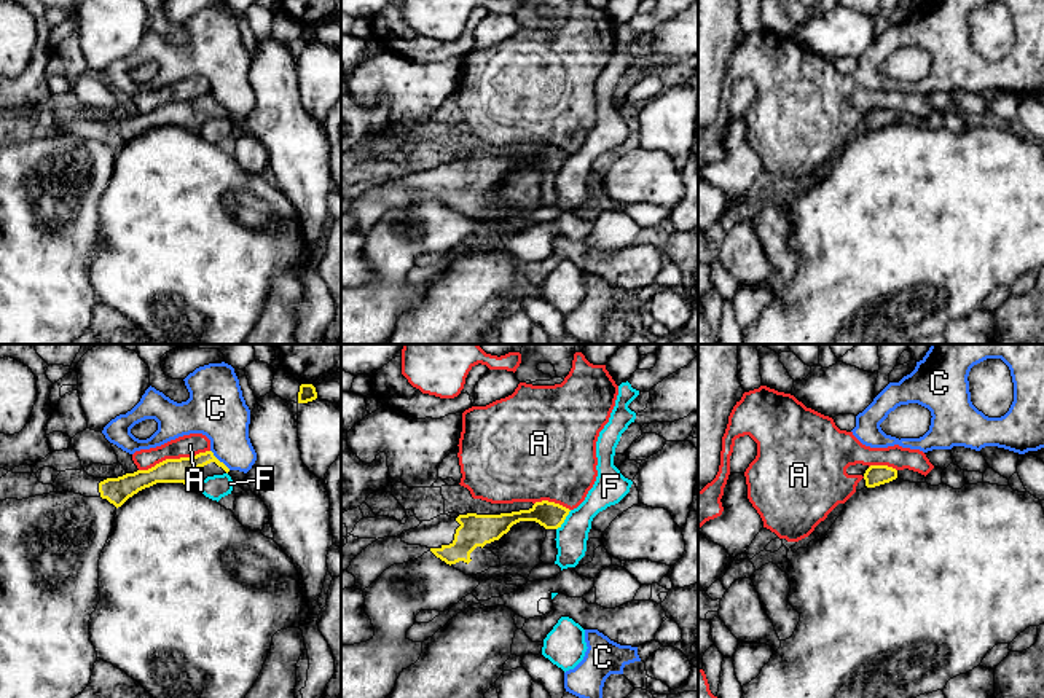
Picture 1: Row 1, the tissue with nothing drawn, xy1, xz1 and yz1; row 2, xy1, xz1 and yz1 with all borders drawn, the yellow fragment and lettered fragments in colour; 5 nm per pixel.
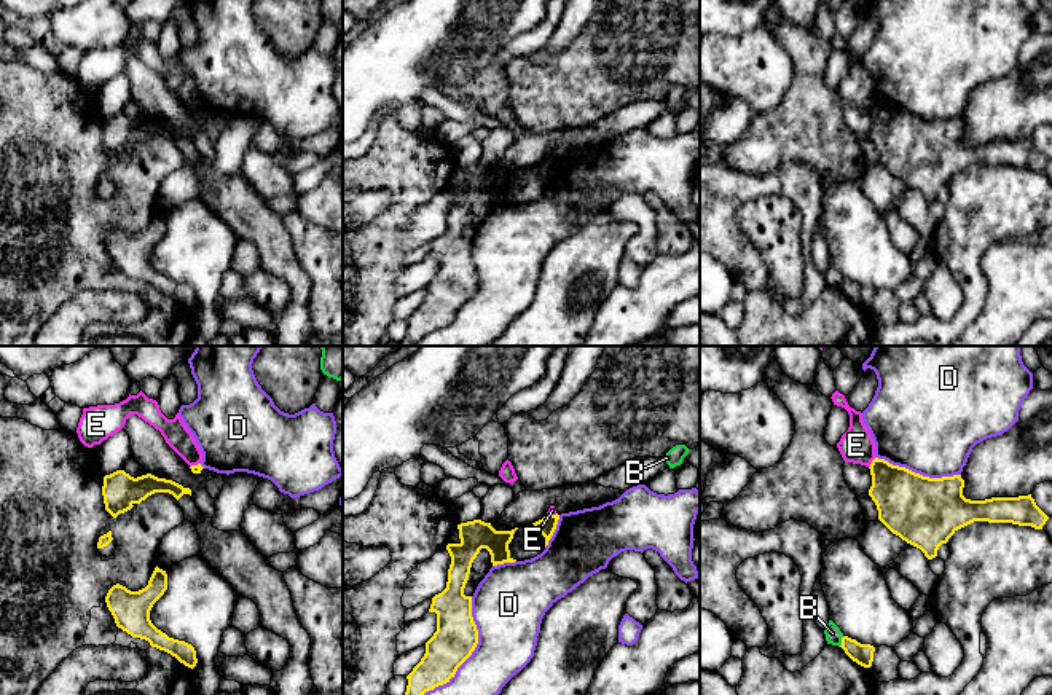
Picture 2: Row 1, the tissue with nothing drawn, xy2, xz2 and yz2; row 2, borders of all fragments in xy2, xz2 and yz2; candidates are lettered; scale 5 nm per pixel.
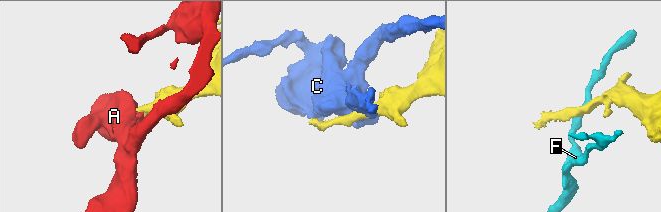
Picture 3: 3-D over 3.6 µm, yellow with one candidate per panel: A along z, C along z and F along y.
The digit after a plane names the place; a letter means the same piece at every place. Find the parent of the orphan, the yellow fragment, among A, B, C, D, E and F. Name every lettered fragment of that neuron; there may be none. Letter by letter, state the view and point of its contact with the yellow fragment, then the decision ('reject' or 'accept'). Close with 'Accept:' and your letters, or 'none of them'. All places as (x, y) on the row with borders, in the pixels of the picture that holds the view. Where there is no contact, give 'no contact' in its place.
A: meets yellow in xy1 at (174, 459); reject
B: meets yellow in yz2 at (842, 641); reject
C: meets yellow in xy1 at (219, 461); reject
D: meets yellow in xz2 at (474, 649); reject
E: meets yellow in yz2 at (872, 463); reject
F: meets yellow in xz1 at (565, 518); reject
Accept: none of them

